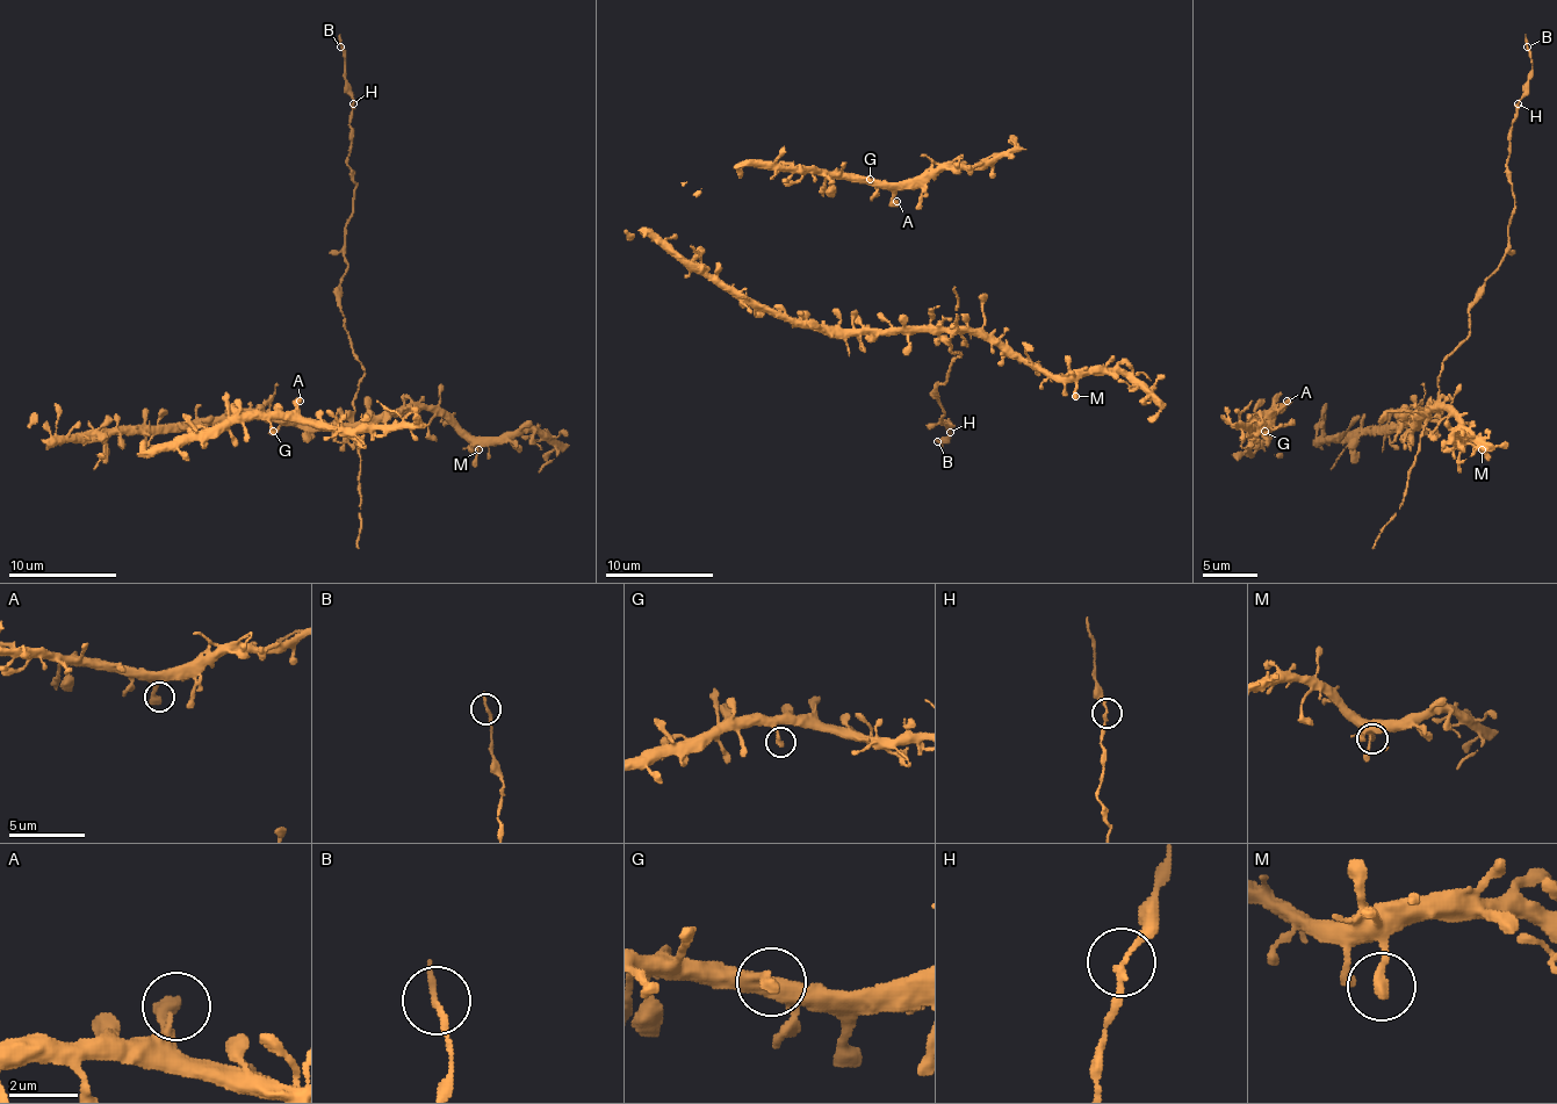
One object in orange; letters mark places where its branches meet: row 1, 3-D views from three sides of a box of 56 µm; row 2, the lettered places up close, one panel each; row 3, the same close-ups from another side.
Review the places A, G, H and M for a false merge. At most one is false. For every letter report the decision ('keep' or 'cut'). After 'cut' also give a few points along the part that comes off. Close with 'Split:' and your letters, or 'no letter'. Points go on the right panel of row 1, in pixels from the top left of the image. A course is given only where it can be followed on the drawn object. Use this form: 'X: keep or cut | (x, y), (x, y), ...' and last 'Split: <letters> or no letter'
A: keep
G: keep
H: keep
M: keep
Split: no letter

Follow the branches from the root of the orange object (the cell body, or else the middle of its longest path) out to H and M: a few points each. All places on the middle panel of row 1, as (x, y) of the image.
H: (794, 325), (935, 331), (961, 355), (951, 363), (949, 380), (937, 384), (941, 420), (951, 431)
M: (794, 325), (975, 331), (1008, 345), (1057, 376), (1067, 376), (1075, 384), (1075, 396)

